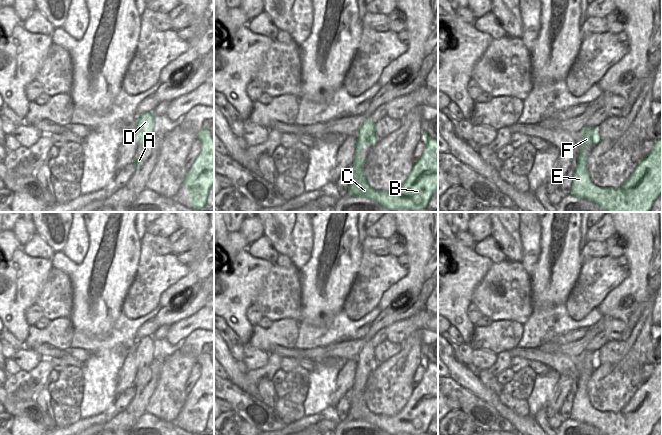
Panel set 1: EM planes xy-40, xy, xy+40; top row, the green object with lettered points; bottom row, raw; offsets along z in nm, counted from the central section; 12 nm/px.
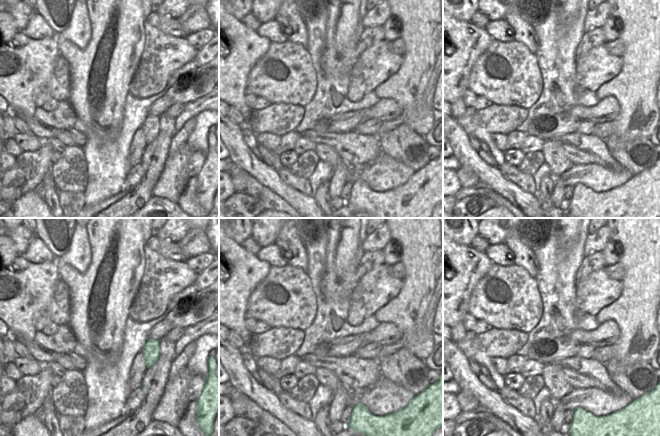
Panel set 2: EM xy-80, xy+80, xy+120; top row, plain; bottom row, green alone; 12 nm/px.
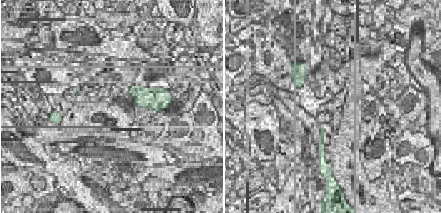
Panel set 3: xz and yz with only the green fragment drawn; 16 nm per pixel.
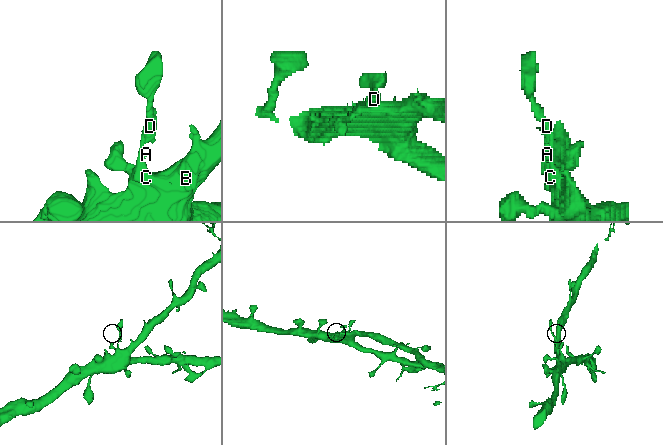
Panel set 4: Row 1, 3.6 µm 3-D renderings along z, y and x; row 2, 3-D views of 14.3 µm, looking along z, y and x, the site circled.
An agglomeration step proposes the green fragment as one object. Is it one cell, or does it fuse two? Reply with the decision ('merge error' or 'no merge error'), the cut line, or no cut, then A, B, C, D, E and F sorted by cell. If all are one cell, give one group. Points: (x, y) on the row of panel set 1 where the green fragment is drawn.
no merge error | no cut | A B C D E F

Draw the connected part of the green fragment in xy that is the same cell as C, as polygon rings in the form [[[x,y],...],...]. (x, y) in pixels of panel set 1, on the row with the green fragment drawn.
[[[368,117],[358,130],[348,194],[354,197],[367,197],[390,210],[428,208],[429,200],[438,188],[438,140],[429,137],[425,131],[422,134],[426,141],[424,152],[413,165],[402,186],[392,193],[375,190],[368,184],[361,169],[367,160],[360,156],[361,147],[367,144],[373,146],[378,141],[375,123]]]

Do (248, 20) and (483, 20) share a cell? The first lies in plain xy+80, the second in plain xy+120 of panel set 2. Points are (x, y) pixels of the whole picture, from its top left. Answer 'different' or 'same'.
same

